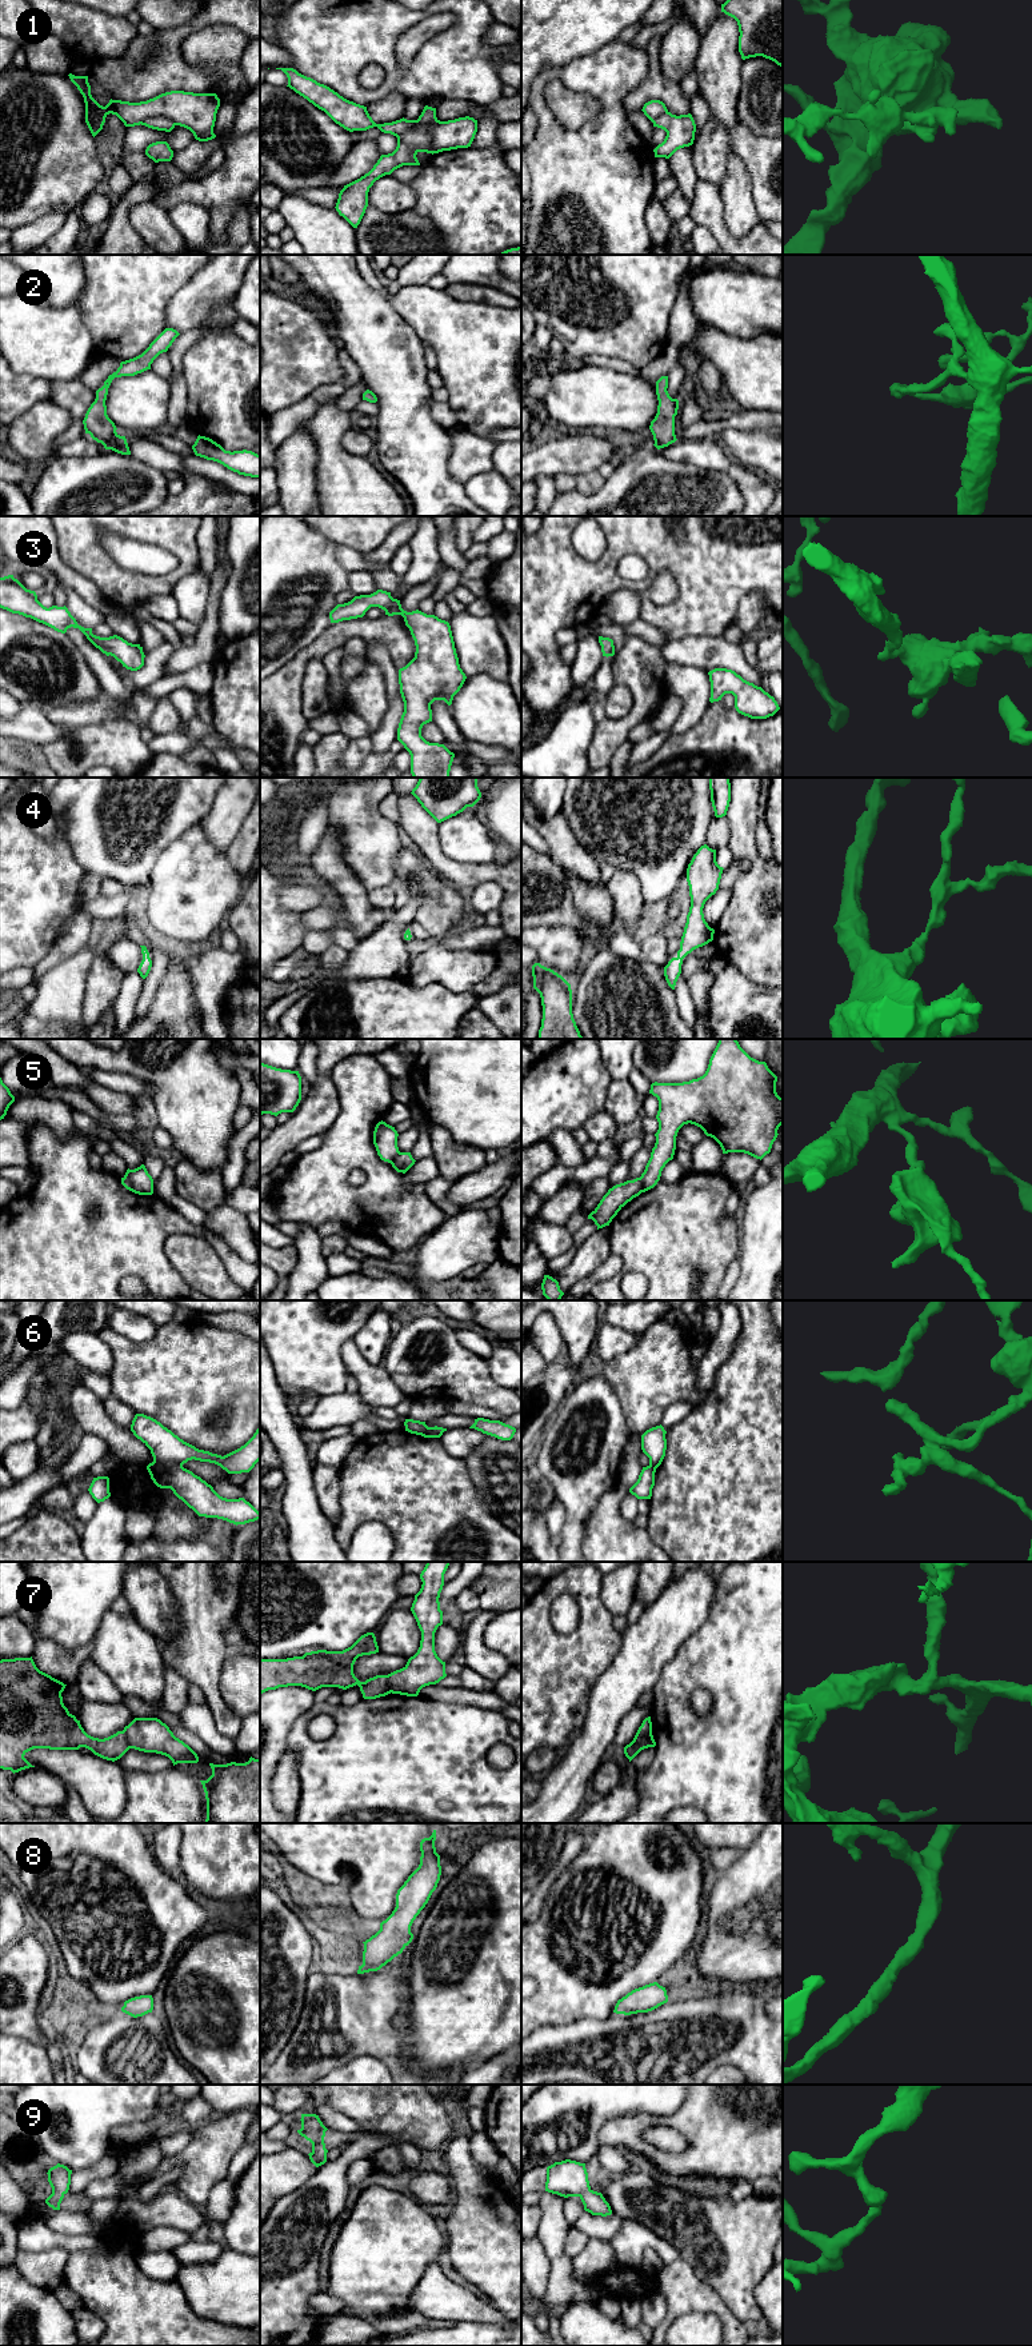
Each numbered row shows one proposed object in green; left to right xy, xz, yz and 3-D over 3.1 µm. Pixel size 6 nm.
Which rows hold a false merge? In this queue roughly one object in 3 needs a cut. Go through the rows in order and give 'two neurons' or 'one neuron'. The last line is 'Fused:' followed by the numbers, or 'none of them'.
1: two neurons
2: one neuron
3: one neuron
4: one neuron
5: two neurons
6: two neurons
7: two neurons
8: one neuron
9: one neuron
Fused: 1, 5, 6, 7

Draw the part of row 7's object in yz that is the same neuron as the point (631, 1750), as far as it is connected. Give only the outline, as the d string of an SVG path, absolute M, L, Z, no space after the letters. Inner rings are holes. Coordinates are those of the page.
M647 1735L644 1739L640 1739L637 1742L631 1742L624 1747L624 1754L629 1759L629 1762L644 1748L655 1747L656 1742L653 1739L653 1735Z

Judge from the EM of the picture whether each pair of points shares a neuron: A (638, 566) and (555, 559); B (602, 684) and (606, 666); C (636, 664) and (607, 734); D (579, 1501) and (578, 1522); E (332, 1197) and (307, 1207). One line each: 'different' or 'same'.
A: different
B: same
C: same
D: same
E: same

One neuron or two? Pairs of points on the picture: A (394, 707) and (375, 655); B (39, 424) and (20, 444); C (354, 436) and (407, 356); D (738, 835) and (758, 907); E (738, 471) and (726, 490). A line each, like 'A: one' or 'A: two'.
A: one
B: one
C: two
D: one
E: two

